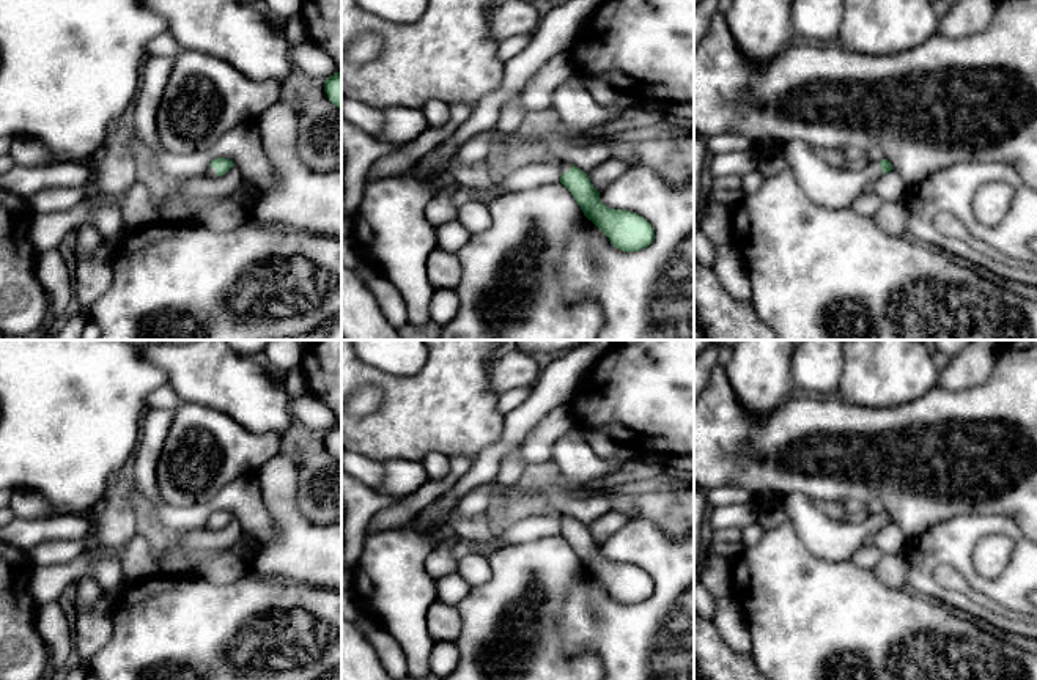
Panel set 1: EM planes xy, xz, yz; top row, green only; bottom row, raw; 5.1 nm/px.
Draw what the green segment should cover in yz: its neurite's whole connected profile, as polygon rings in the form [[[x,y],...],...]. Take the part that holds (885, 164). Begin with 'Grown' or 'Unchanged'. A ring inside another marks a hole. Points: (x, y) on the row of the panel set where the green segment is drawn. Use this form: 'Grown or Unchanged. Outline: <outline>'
Grown. Outline: [[[804,142],[784,146],[799,187],[814,203],[829,209],[850,208],[862,190],[870,189],[881,175],[894,170],[888,159],[837,167],[823,151]]]

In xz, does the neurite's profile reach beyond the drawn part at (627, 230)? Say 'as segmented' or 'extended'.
extended

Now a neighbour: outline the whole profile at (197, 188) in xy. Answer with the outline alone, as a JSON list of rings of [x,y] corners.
[[[233,165],[222,176],[190,176],[172,194],[172,201],[162,209],[161,219],[168,222],[189,220],[187,208],[195,200],[225,200],[233,195],[241,183],[241,172]]]

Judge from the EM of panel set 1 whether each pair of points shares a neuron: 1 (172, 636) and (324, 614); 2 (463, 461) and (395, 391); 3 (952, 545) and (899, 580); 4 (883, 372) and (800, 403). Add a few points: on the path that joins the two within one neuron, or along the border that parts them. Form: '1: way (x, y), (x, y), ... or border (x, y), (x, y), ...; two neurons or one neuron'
1: way (210, 638), (274, 635), (287, 622); one neuron
2: border (474, 455), (453, 455), (450, 458); two neurons
3: border (902, 551), (908, 561), (908, 586); two neurons
4: border (836, 394), (847, 402), (870, 408); two neurons

